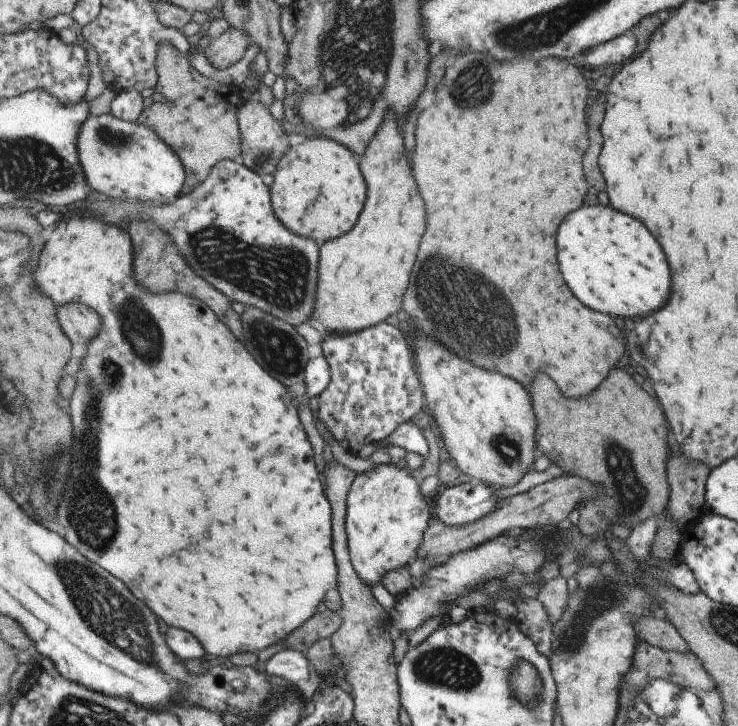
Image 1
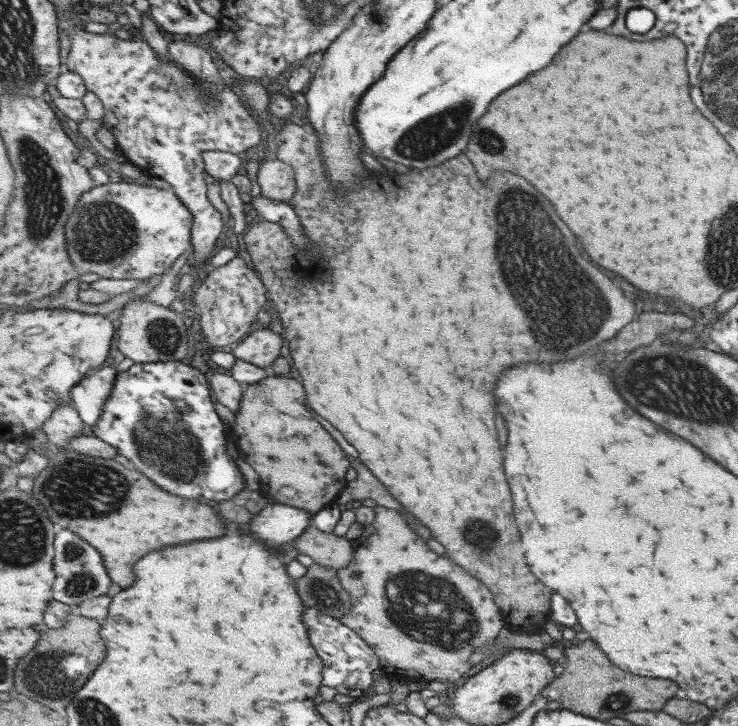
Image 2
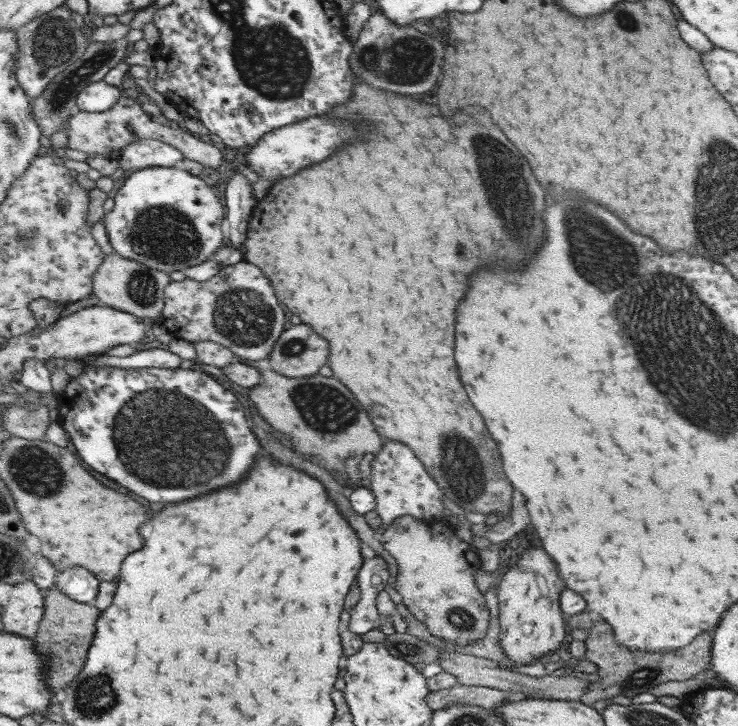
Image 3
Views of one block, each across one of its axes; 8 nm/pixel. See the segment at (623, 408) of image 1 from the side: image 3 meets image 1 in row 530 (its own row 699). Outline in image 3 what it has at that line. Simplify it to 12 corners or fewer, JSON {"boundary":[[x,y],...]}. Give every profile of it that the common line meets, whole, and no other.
{"boundary":[[614,628],[589,630],[587,660],[599,688],[585,704],[633,698],[710,668],[711,634],[664,653],[622,645]]}

